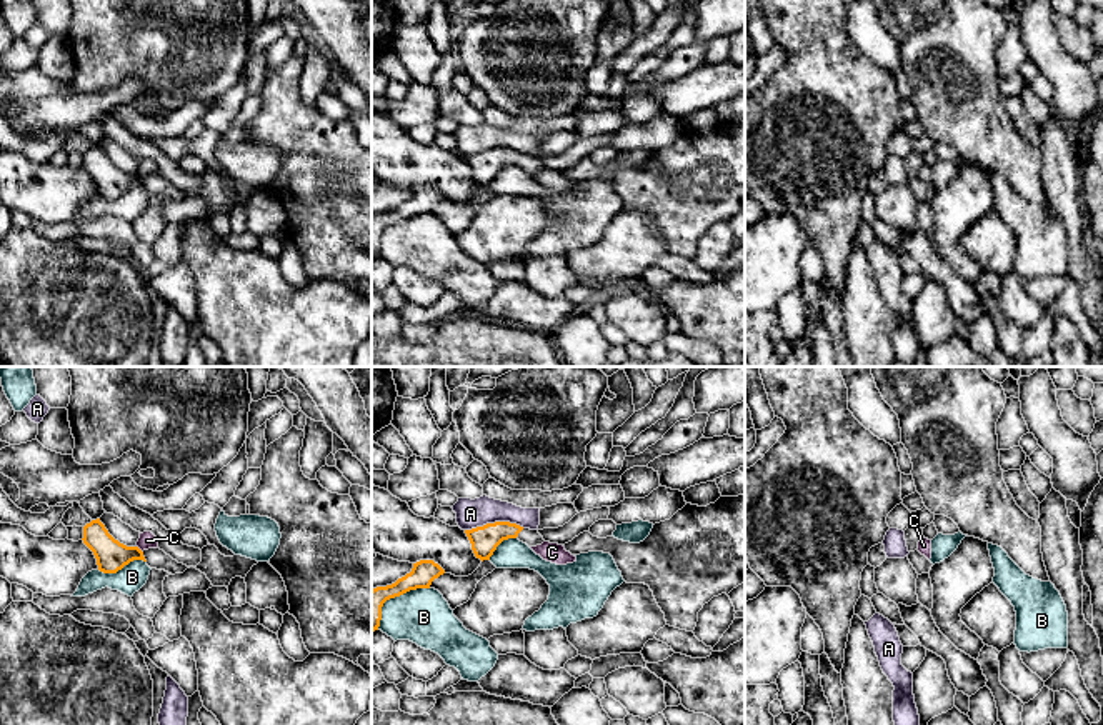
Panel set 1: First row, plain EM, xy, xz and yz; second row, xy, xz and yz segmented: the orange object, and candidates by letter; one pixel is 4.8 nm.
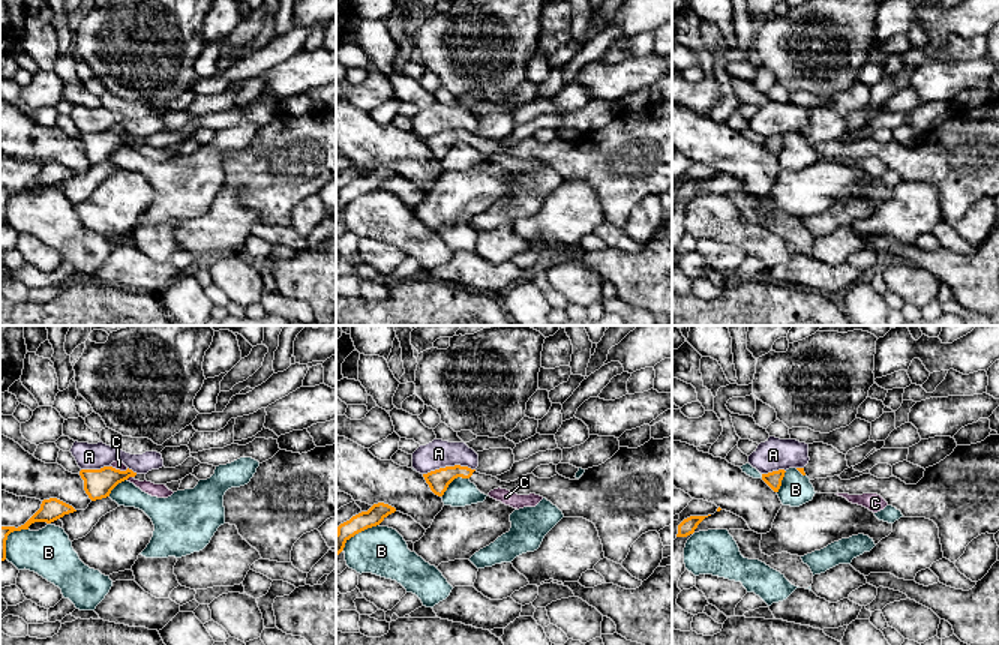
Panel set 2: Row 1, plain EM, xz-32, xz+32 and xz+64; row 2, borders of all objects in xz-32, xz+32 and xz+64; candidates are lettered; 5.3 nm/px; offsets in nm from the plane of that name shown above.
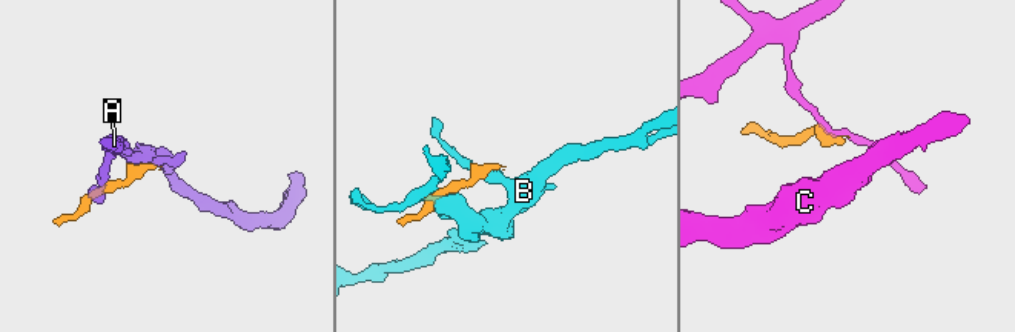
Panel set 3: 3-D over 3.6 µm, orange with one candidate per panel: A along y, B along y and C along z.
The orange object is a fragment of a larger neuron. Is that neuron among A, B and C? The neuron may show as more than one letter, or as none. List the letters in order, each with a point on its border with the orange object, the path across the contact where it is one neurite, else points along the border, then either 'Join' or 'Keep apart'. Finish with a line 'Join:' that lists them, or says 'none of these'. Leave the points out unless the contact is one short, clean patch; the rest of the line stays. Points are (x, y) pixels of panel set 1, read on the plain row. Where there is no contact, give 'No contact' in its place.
A: Touches orange at xz (495, 149). Boundary: xz (524, 154), (514, 149), (487, 149), (465, 157). Keep apart
B: Touches orange at xy (122, 194). Keep apart
C: Touches orange at xy (139, 175). Boundary: xy (137, 172), (142, 179). Keep apart
Join: none of these

